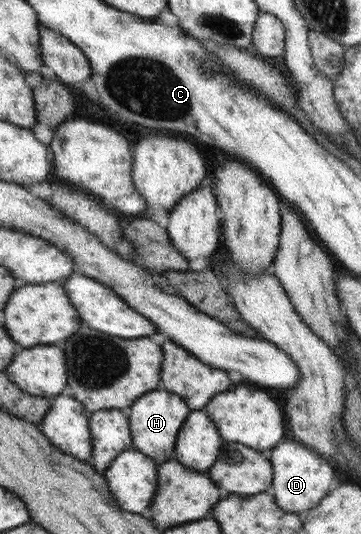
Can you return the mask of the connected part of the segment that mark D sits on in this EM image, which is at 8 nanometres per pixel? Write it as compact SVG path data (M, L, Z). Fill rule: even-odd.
M286 440L280 446L276 446L274 454L269 456L275 466L275 481L272 482L270 493L285 511L296 514L310 511L330 492L332 480L336 478L336 470L328 464L329 460L324 460L314 450Z

